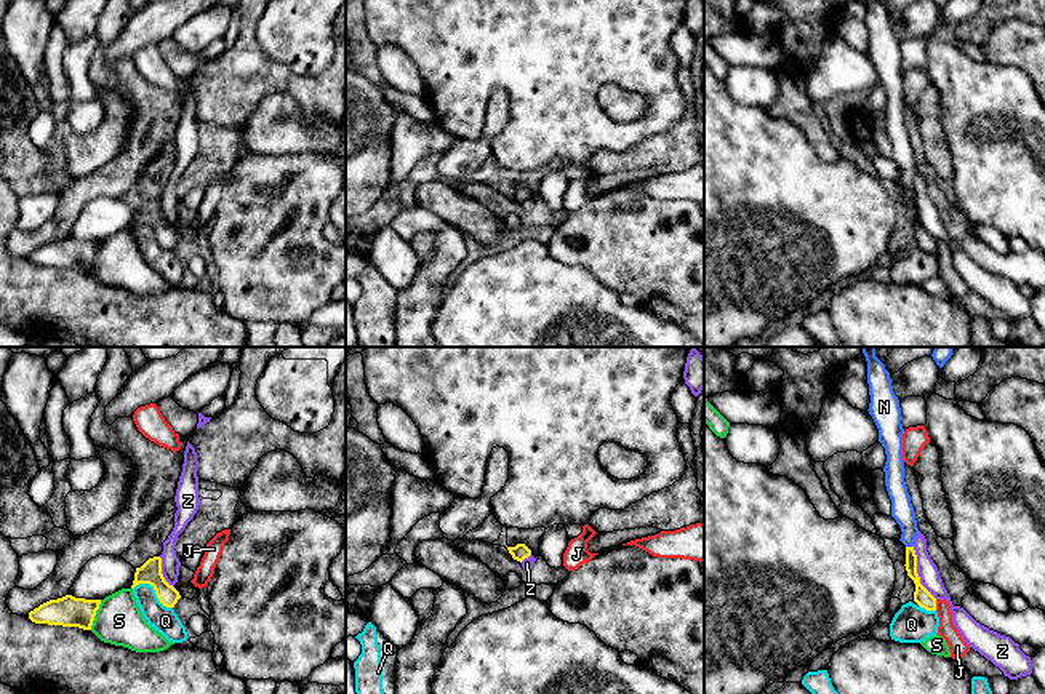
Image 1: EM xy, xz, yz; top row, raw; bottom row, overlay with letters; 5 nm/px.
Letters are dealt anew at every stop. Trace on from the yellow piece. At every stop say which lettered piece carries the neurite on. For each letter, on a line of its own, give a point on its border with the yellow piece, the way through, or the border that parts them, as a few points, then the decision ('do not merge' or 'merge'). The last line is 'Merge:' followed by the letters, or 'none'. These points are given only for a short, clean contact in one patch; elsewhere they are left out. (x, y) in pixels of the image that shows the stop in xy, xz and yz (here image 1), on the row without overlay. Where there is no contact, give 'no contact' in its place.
J: yz (935, 247) | do not merge
N: yz (909, 189) | across yz (920, 237), (911, 211), (909, 189), (909, 168), (903, 154) | merge
Q: xy (154, 231) | do not merge
S: xy (95, 256) | do not merge
Z: yz (916, 215) | do not merge
Merge: N

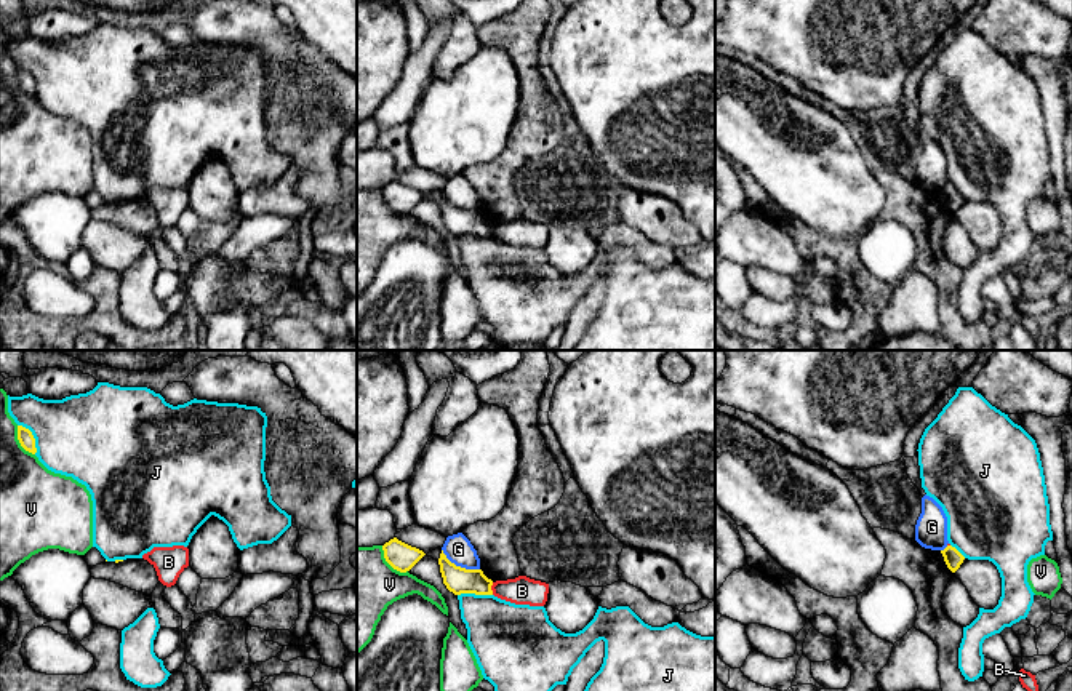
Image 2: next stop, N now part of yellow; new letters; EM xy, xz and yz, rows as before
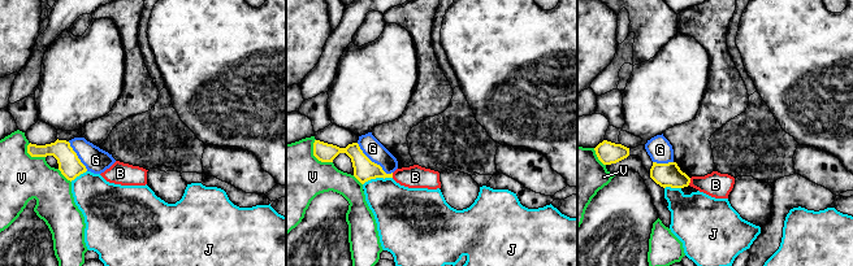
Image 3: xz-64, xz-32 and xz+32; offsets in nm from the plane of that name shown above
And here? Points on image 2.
B: xz (490, 231) | along xz (493, 224), (492, 235) | do not merge
G: xz (460, 208) | do not merge
J: xy (32, 79) | do not merge
V: xz (389, 205) | do not merge
Merge: none

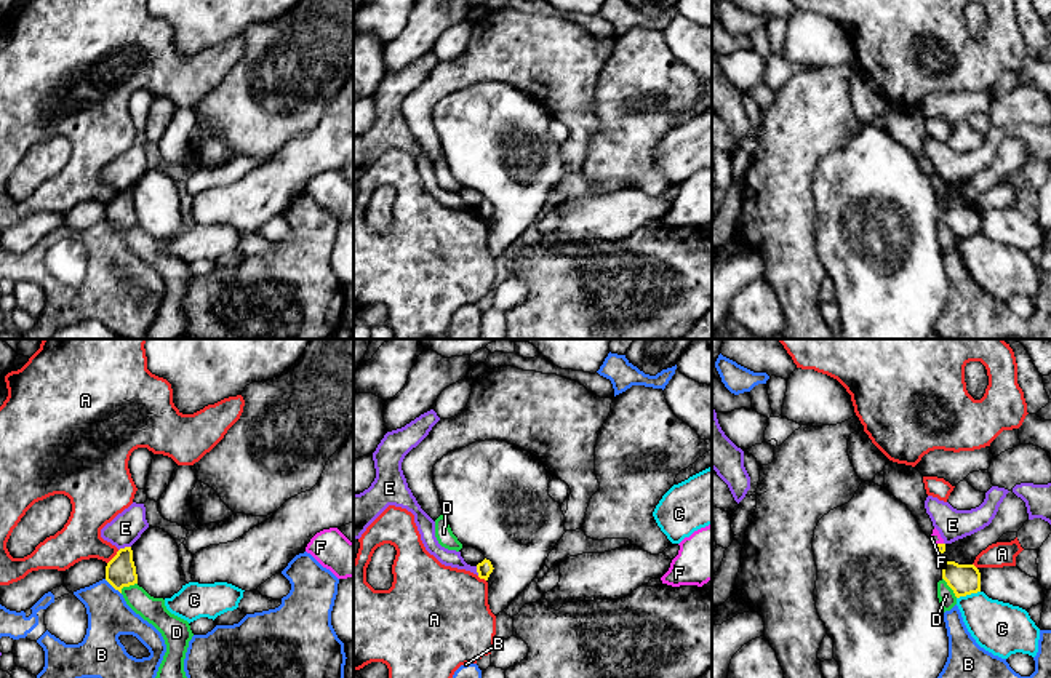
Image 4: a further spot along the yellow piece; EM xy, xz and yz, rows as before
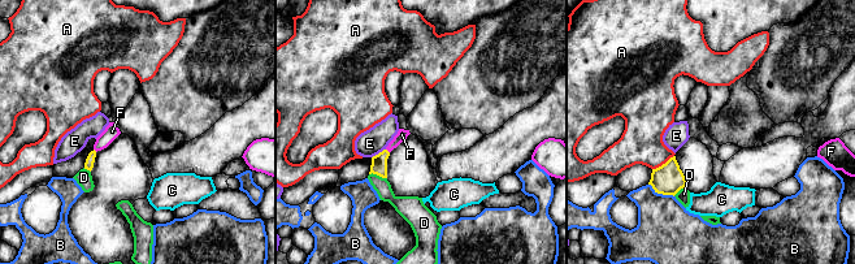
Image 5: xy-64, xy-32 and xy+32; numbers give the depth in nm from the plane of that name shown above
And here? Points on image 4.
A: xy (114, 199) | do not merge
B: xy (112, 227) | do not merge
C: yz (968, 235) | along yz (979, 232), (957, 240) | do not merge
D: xy (127, 227) | along xy (136, 224), (123, 229), (120, 234) | do not merge
E: xy (125, 189) | along xy (130, 187), (119, 192) | do not merge
F: yz (939, 186) | across yz (941, 189), (939, 186), (935, 179) | merge
Merge: F

